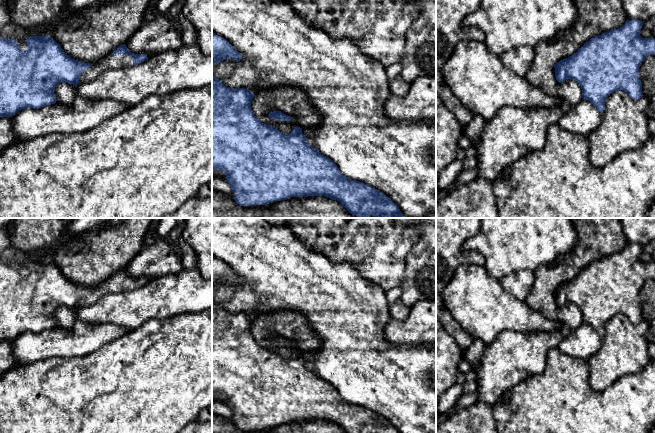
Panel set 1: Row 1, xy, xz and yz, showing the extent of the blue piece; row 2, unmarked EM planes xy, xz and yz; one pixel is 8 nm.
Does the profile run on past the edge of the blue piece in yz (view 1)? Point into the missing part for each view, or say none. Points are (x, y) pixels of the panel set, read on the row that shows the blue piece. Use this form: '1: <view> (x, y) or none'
1: none

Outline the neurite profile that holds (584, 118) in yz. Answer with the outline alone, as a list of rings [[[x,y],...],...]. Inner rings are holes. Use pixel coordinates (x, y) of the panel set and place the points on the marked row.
[[[582,99],[575,107],[565,110],[558,124],[570,133],[588,136],[601,120],[602,113],[589,100]]]

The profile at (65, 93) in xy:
[[[60,82],[54,89],[56,103],[70,106],[76,97],[76,86],[67,82]]]

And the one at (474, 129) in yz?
[[[474,115],[465,127],[465,134],[470,137],[472,145],[476,148],[479,144],[485,120],[480,115]]]

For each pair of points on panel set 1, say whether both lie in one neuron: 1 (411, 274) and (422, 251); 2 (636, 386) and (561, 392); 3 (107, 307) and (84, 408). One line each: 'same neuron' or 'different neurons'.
1: same neuron
2: same neuron
3: different neurons

